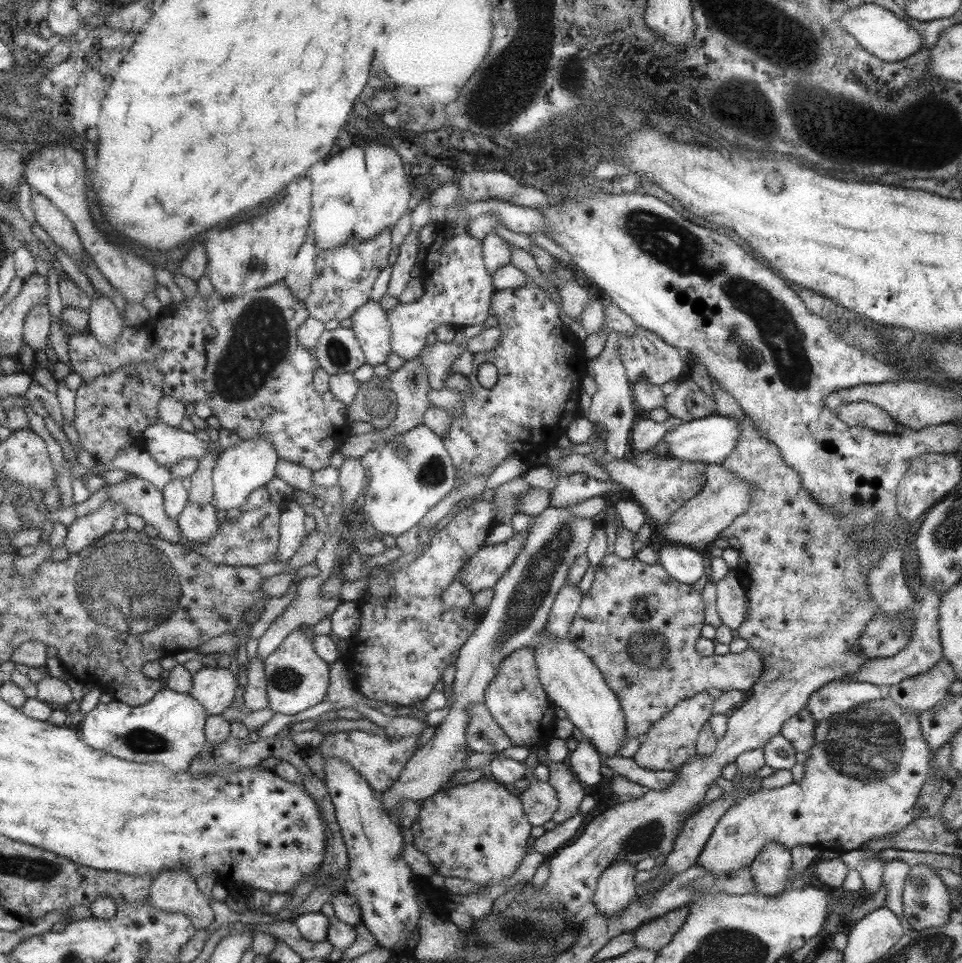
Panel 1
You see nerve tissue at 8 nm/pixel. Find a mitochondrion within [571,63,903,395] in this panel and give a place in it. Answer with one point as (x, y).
(652, 233)

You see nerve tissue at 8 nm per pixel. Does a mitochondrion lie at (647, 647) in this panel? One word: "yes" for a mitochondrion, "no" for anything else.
yes

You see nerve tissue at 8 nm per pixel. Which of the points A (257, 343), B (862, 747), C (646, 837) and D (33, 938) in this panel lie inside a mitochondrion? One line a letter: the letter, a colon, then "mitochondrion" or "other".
A: mitochondrion
B: mitochondrion
C: mitochondrion
D: other

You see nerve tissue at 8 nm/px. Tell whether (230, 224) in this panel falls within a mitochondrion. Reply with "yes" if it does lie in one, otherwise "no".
no

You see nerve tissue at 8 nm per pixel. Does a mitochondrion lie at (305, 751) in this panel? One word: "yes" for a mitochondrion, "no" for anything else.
no

